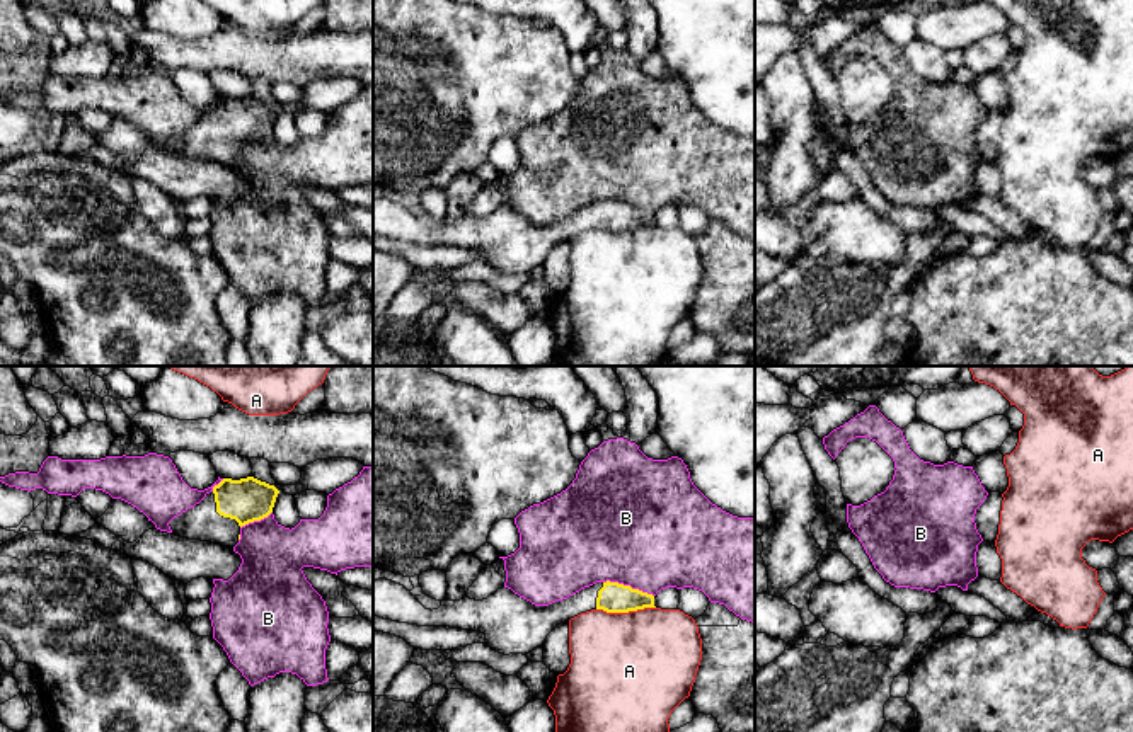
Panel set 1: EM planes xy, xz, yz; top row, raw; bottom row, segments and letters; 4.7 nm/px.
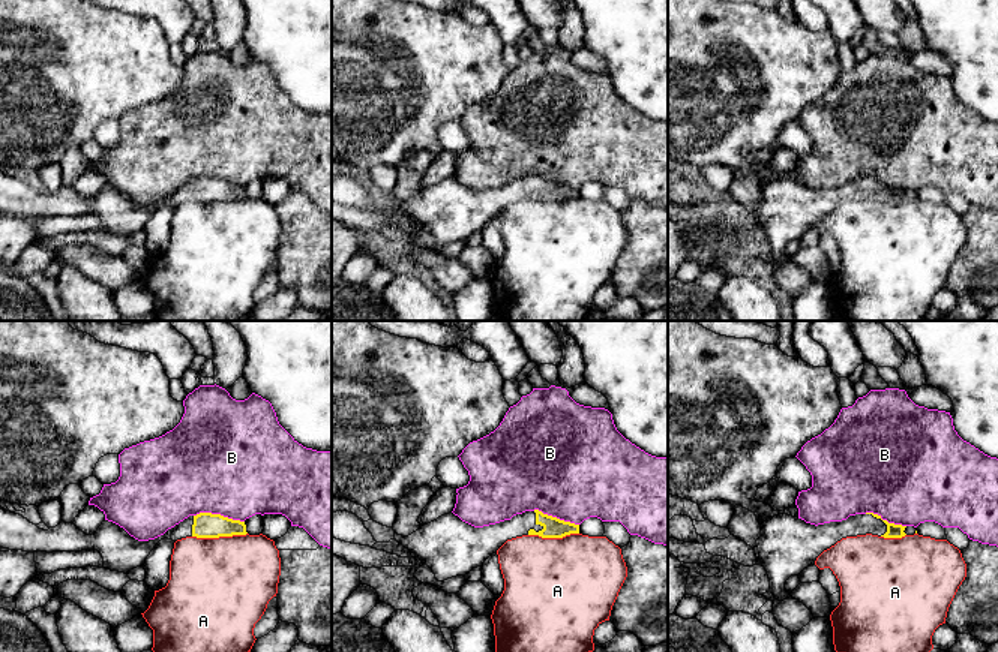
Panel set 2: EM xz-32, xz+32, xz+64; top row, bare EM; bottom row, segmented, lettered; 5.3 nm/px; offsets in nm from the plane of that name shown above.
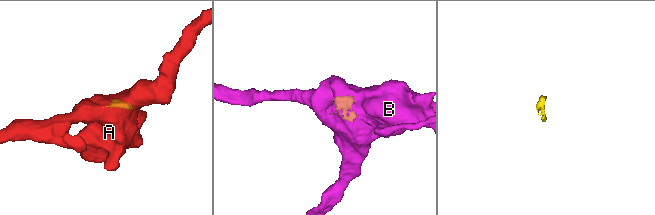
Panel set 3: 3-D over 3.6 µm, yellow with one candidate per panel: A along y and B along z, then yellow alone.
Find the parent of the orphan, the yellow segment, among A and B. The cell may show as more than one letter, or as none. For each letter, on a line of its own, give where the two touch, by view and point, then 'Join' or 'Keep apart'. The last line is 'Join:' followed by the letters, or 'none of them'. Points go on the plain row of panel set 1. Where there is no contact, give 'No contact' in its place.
A: Touches yellow at xz (626, 230). Keep apart
B: Touches yellow at xz (629, 205). Keep apart
Join: none of them

